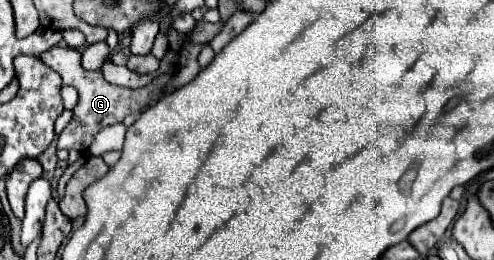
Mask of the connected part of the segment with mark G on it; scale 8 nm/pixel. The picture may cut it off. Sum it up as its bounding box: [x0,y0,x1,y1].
[40,45,174,151]

